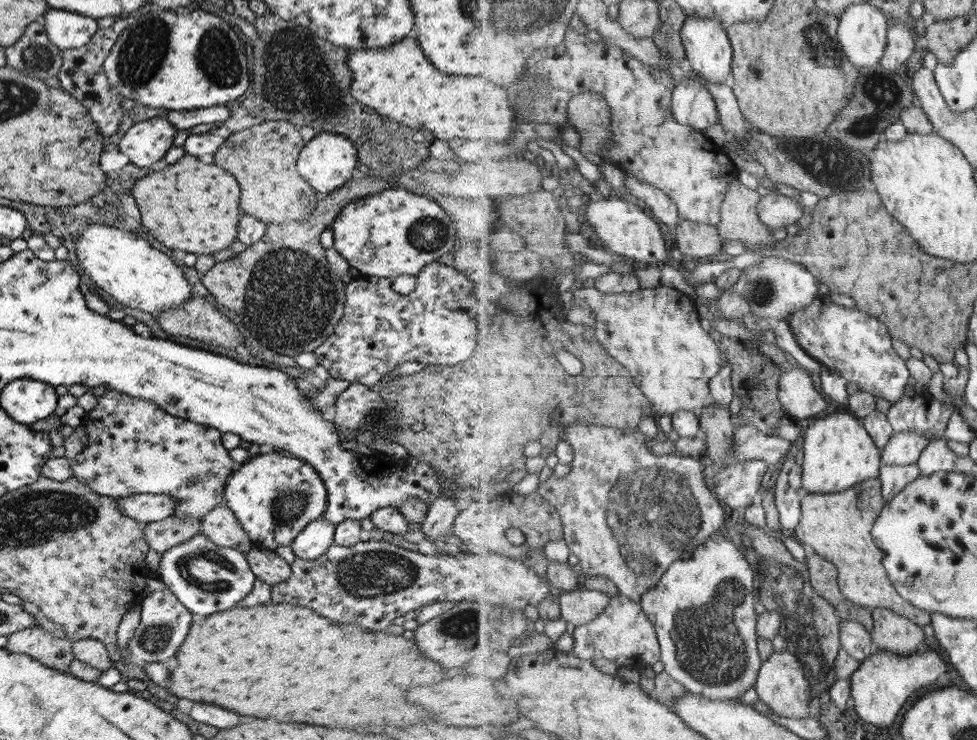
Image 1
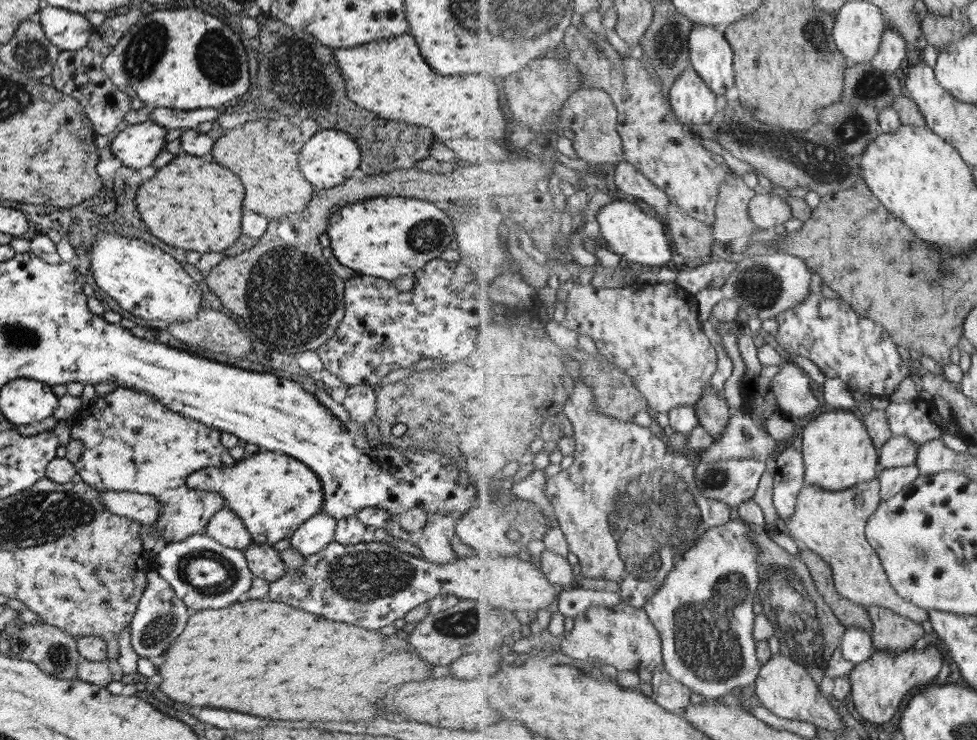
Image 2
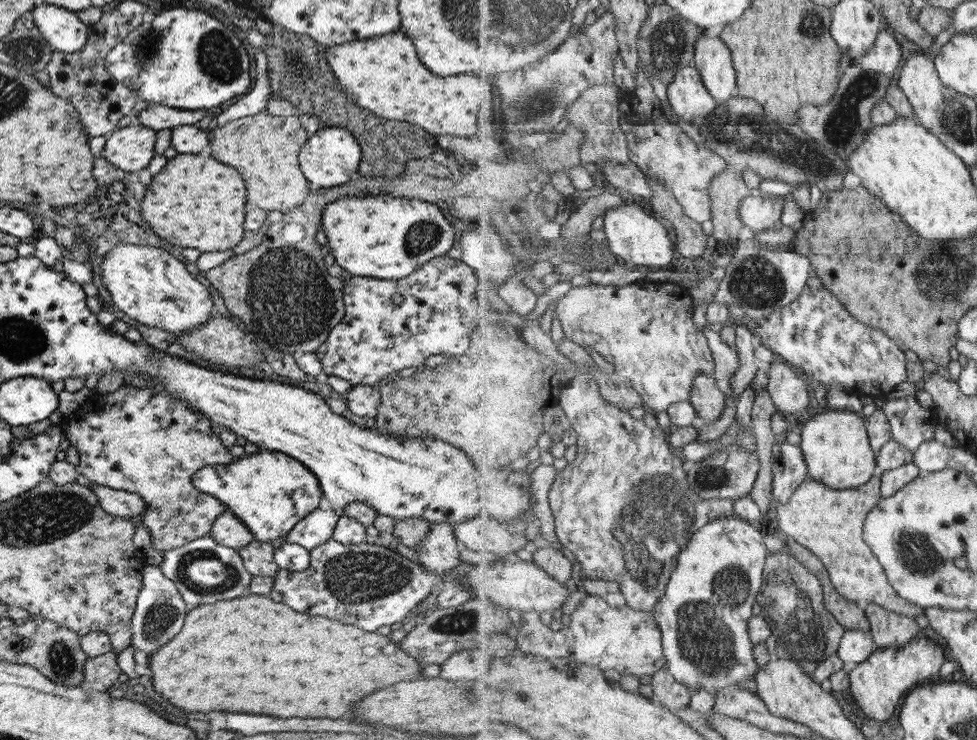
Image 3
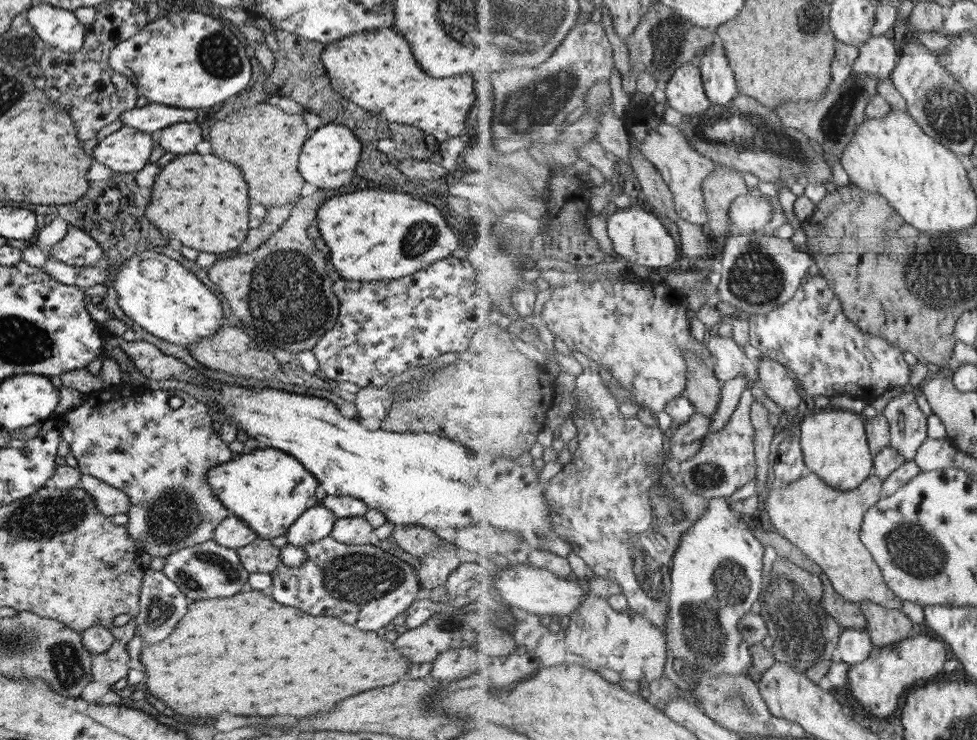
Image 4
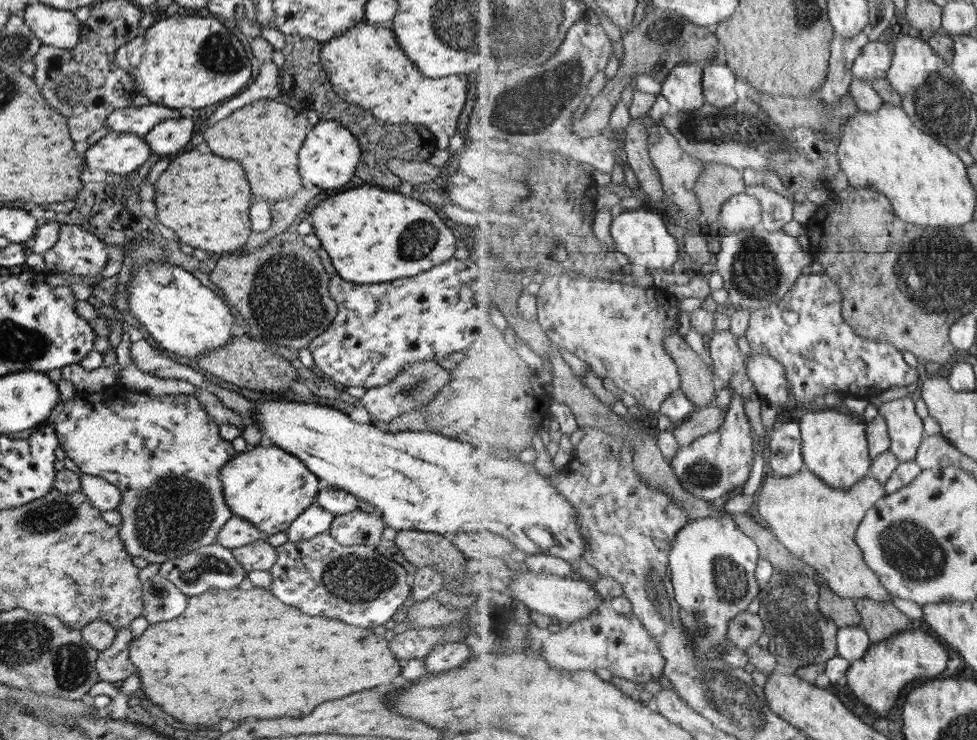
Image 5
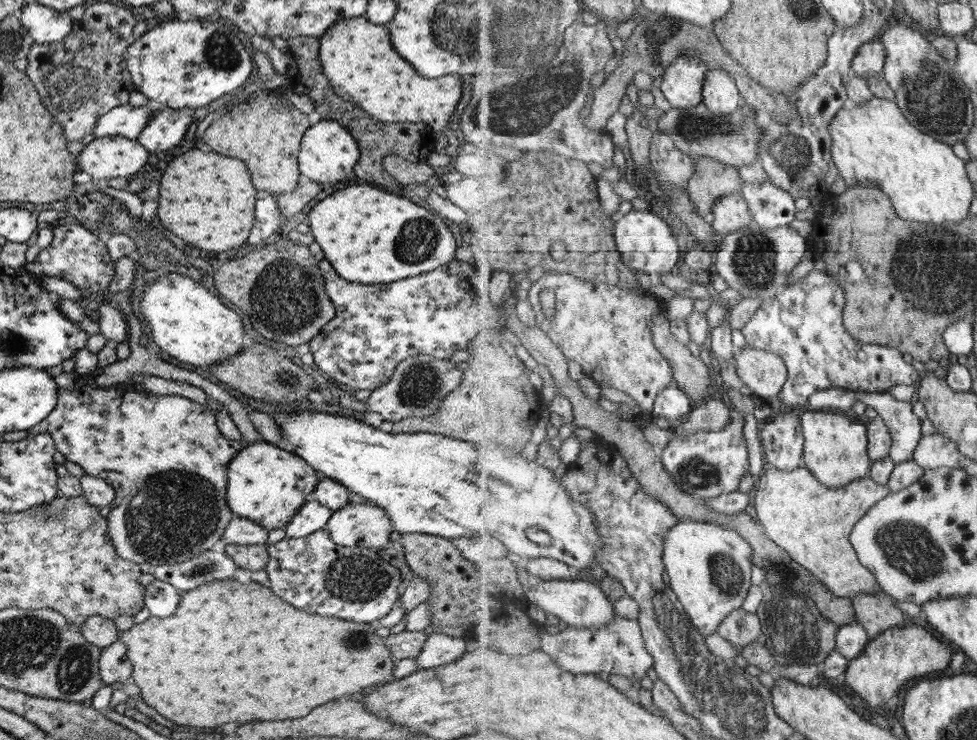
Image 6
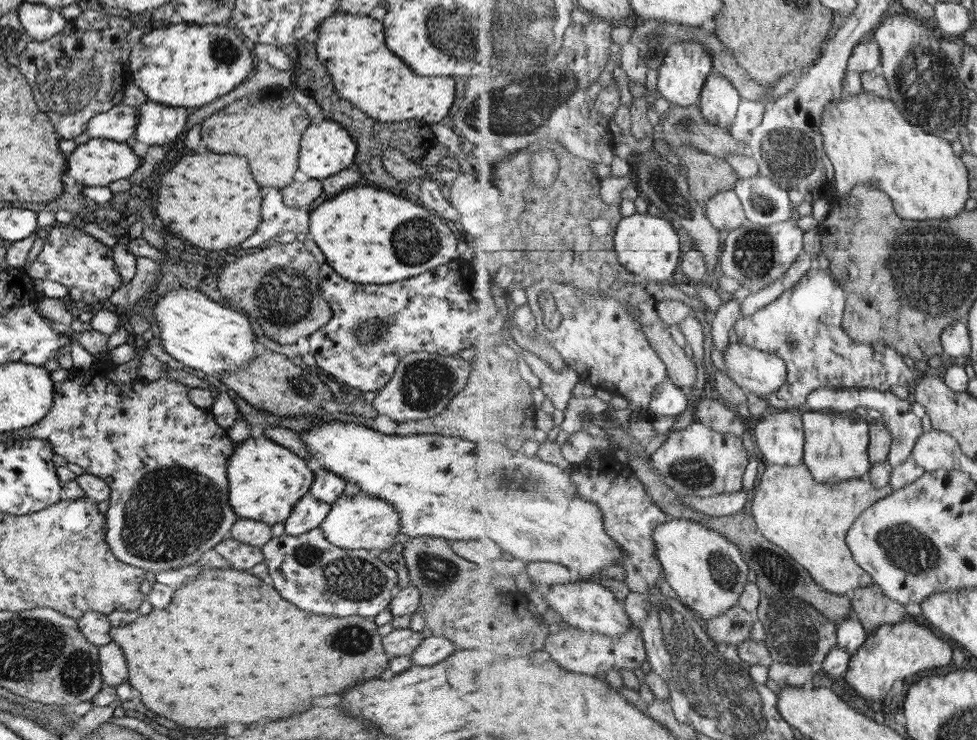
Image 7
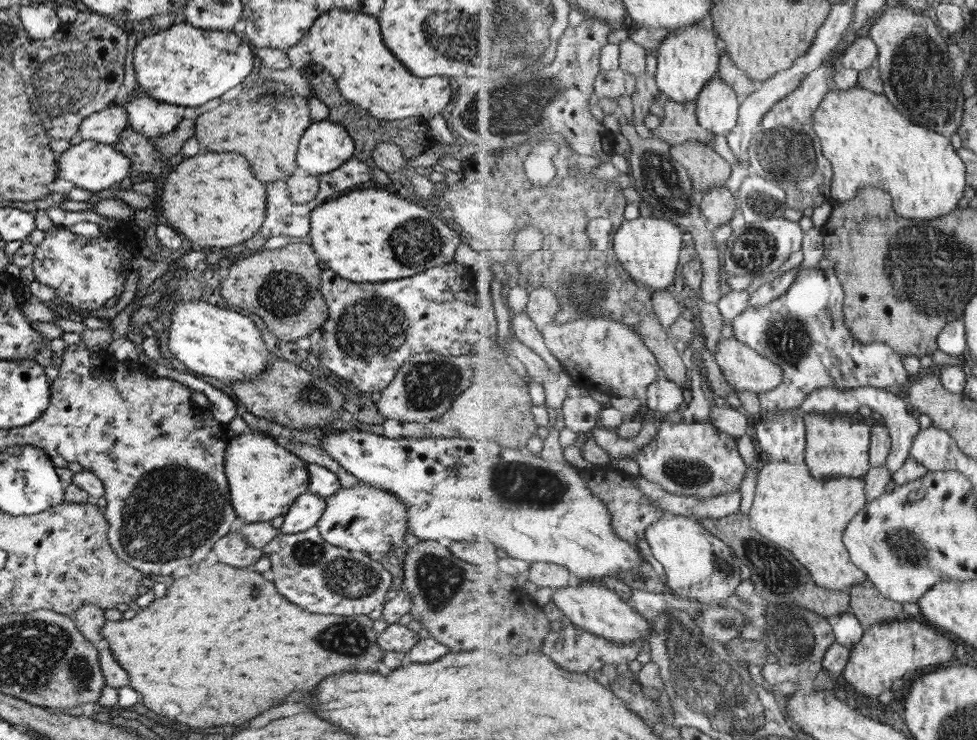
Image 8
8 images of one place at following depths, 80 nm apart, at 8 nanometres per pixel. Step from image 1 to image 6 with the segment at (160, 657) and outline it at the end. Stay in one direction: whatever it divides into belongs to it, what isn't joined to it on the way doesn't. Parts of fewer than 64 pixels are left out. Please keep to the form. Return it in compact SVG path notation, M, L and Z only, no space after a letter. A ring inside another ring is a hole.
M155 579L144 588L144 606L148 608L151 617L169 616L173 614L180 594L181 591L175 587Z

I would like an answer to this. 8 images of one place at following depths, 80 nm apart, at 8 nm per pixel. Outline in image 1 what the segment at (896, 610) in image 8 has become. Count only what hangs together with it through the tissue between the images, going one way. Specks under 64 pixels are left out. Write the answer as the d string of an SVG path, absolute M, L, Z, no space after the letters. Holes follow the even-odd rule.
M883 607L873 610L873 615L872 638L878 650L911 655L924 649L923 642L927 638L917 623Z

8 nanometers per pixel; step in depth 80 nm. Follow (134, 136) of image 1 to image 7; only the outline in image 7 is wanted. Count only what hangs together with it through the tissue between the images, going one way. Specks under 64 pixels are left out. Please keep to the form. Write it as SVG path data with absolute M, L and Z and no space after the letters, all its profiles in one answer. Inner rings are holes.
M106 138L88 139L78 144L66 158L66 174L82 186L107 186L113 180L128 178L140 165L142 155L129 148L125 141L115 142Z

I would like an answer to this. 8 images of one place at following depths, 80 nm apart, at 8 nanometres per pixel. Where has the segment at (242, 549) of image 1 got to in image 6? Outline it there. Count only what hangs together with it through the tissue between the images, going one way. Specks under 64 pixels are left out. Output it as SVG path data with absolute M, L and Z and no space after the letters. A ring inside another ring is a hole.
M233 517L225 527L220 545L253 545L264 544L268 530L246 518Z

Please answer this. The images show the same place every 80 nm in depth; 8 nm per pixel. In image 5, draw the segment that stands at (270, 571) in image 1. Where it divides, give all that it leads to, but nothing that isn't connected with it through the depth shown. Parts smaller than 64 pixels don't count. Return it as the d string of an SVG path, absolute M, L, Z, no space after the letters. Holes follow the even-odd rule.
M265 537L251 544L230 549L246 573L249 571L268 571L276 559L276 548L267 543Z

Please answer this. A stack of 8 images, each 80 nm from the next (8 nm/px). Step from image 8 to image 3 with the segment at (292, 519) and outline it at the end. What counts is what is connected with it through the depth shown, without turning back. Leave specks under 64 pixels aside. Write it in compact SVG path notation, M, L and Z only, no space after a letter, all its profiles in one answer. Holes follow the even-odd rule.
M315 507L307 516L298 520L284 536L287 543L299 544L310 551L319 543L331 539L332 530L339 514L330 510Z

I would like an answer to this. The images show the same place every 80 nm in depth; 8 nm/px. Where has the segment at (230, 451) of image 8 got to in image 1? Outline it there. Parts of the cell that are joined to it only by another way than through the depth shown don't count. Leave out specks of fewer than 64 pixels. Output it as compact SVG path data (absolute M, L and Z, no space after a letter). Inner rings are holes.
M279 452L249 456L227 475L222 486L222 503L235 515L247 533L253 547L274 550L277 546L290 546L295 535L309 522L322 516L326 505L326 490L320 476L304 460Z

